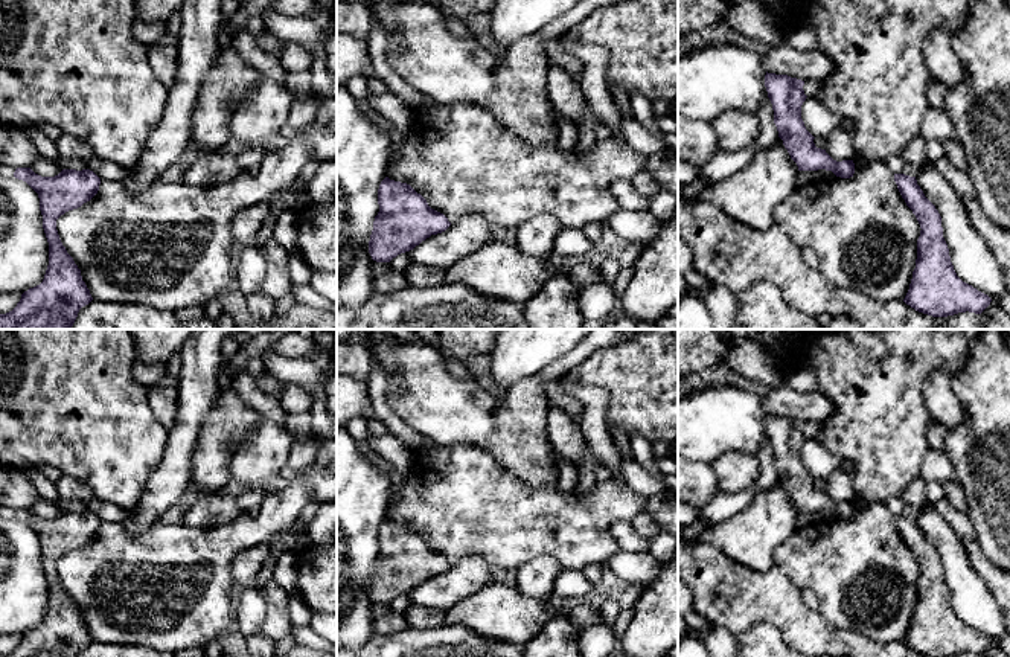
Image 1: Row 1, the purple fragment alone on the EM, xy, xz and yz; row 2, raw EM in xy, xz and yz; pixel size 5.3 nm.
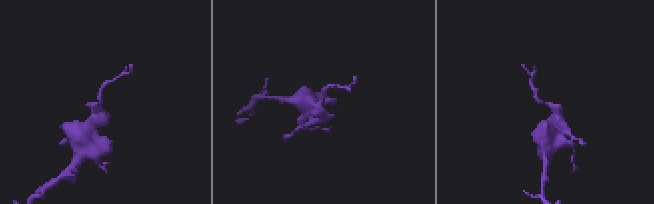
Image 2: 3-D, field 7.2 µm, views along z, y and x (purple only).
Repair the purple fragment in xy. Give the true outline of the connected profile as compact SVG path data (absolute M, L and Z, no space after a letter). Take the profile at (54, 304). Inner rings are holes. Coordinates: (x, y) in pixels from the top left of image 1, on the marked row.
M17 168L14 177L38 194L49 265L43 282L24 291L12 311L0 314L0 329L72 329L79 309L93 297L59 239L56 220L90 201L101 178L90 169L62 169L55 177L41 177L30 168Z

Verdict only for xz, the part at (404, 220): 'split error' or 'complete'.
complete

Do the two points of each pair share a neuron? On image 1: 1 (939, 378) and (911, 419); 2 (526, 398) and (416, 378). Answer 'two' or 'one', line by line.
1: two
2: one

